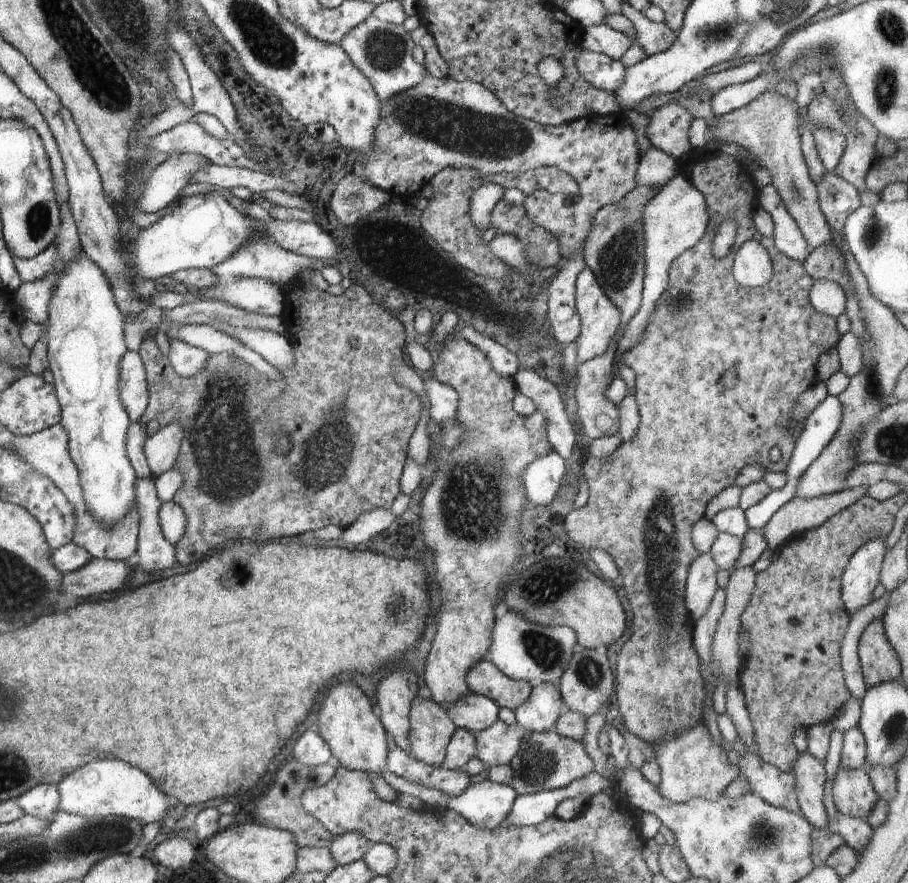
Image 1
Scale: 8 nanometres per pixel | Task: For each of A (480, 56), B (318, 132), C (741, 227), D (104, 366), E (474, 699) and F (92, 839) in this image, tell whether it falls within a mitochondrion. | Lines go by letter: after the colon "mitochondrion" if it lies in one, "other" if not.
A: other
B: other
C: other
D: mitochondrion
E: other
F: mitochondrion

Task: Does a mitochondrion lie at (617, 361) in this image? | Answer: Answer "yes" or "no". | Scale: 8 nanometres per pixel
no

